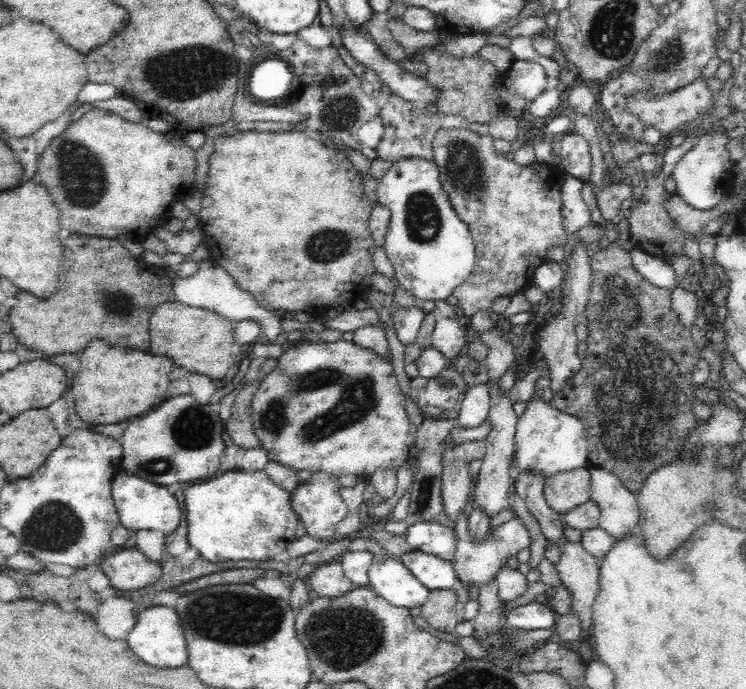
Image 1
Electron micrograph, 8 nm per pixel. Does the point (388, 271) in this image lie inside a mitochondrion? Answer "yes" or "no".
no

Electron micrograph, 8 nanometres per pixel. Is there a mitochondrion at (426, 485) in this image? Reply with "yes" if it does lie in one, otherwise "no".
yes

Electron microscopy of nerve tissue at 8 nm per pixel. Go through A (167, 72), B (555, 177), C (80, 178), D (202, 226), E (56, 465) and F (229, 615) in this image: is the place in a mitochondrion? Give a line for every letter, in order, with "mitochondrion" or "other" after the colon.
A: mitochondrion
B: other
C: mitochondrion
D: other
E: other
F: mitochondrion

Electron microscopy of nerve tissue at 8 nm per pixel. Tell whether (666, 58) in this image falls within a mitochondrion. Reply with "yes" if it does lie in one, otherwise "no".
yes

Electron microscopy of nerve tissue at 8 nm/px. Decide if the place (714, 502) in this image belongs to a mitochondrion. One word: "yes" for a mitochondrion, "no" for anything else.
yes

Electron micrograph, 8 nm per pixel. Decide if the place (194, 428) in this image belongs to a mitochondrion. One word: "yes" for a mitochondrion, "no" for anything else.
yes

